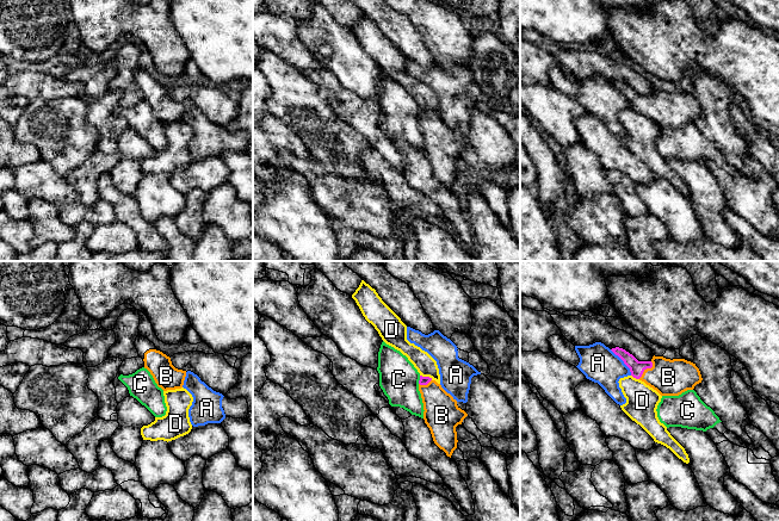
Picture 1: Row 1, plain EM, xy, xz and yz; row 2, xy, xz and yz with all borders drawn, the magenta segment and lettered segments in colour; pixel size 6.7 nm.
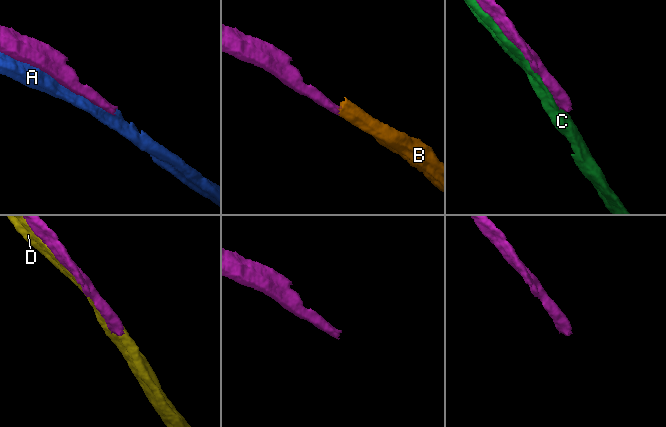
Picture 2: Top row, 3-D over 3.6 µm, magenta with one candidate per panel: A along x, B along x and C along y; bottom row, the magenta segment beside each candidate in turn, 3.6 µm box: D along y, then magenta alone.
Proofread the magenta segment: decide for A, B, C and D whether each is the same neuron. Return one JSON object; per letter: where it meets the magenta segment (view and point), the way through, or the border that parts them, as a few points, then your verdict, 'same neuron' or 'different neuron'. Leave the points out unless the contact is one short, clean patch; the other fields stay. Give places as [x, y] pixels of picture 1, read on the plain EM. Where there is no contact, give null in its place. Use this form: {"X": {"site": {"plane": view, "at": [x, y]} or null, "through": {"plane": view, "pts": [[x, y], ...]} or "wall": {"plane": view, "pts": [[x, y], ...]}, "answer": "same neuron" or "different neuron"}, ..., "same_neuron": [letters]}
{"A": {"site": {"plane": "yz", "at": [623, 93]}, "answer": "different neuron"}, "B": {"site": {"plane": "yz", "at": [647, 100]}, "through": {"plane": "yz", "pts": [[636, 100], [647, 100], [653, 106], [668, 110]]}, "answer": "same neuron"}, "C": {"site": {"plane": "xz", "at": [420, 112]}, "answer": "different neuron"}, "D": {"site": {"plane": "xz", "at": [426, 110]}, "answer": "different neuron"}, "same_neuron": ["B"]}

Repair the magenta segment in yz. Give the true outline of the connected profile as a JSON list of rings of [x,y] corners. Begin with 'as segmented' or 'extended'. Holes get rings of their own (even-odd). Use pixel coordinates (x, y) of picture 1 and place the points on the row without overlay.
extended; [[[623,81],[611,82],[630,101],[631,108],[644,114],[661,129],[679,129],[701,116],[703,111],[695,97],[685,92],[653,89],[650,94],[638,94]]]

